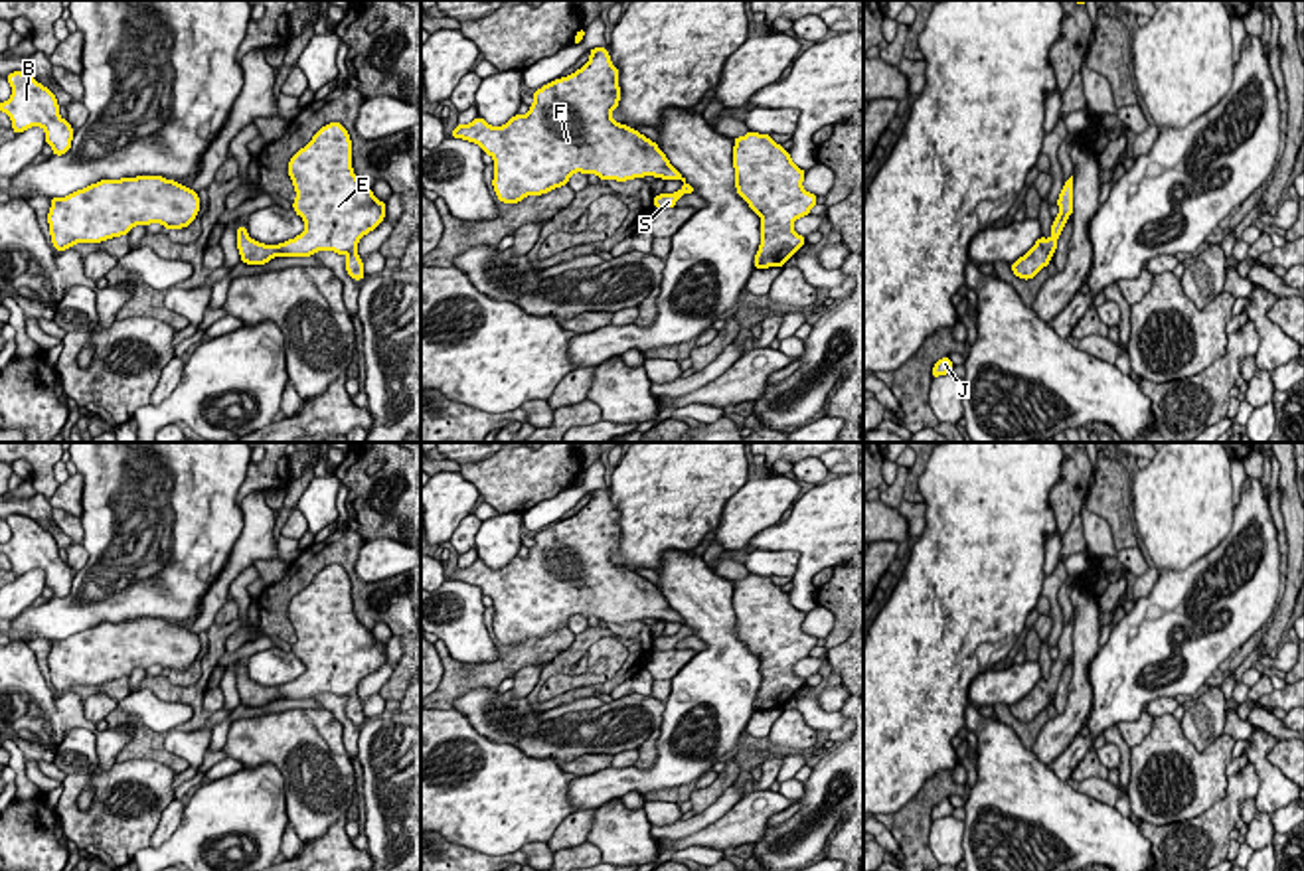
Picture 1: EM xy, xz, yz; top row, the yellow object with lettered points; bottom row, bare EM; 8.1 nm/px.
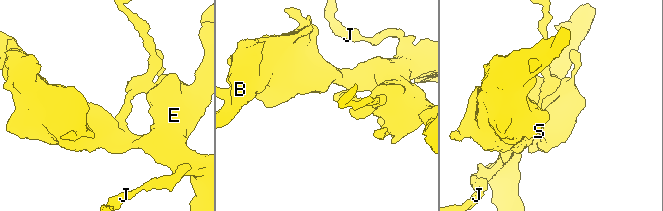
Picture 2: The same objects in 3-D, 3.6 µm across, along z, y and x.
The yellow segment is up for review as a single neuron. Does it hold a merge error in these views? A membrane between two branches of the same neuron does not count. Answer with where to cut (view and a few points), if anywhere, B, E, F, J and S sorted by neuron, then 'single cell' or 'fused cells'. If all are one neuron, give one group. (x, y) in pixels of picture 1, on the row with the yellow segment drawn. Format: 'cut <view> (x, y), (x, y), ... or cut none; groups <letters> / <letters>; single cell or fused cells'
cut none; groups B E F J S; single cell

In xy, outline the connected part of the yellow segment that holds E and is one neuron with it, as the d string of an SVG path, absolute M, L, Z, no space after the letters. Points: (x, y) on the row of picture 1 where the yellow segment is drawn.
M328 122L292 154L288 178L296 199L292 209L306 223L294 239L265 245L237 225L241 263L265 265L275 257L312 257L318 251L346 255L346 273L366 277L358 241L385 219L385 201L358 180L352 168L352 140L342 122Z

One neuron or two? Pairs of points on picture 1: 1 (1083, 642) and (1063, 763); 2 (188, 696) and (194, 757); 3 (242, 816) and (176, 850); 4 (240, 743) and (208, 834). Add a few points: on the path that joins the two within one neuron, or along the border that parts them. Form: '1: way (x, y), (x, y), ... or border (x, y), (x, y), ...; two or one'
1: border (1077, 733), (1048, 765); two
2: border (174, 729), (210, 731); two
3: way (226, 816), (192, 844); one
4: border (247, 765), (273, 765), (283, 781), (283, 796); two

